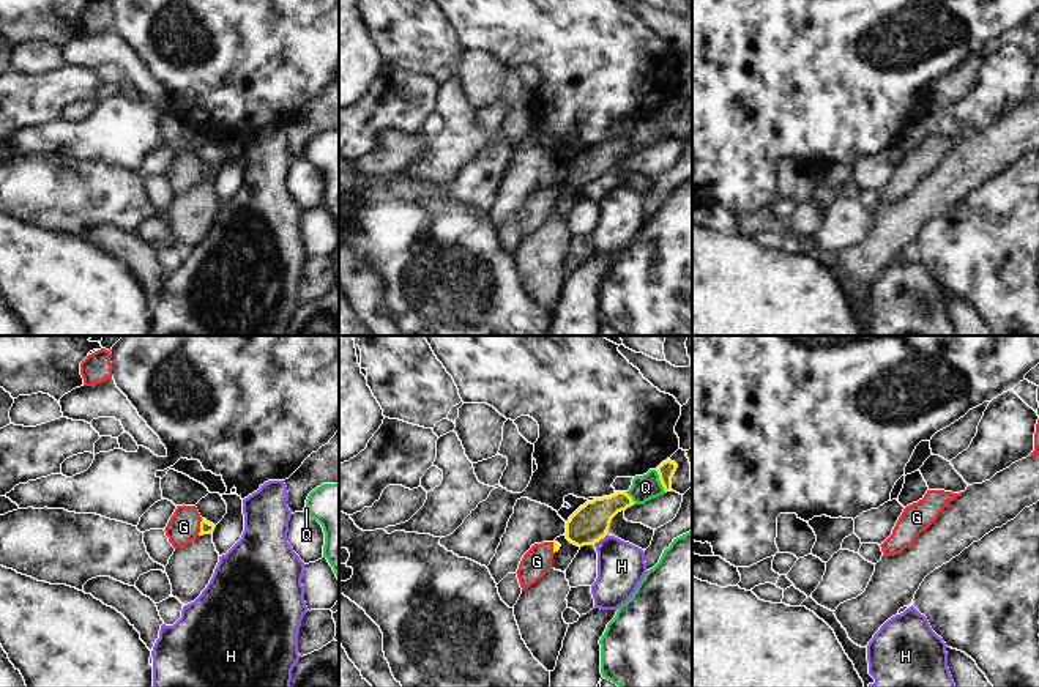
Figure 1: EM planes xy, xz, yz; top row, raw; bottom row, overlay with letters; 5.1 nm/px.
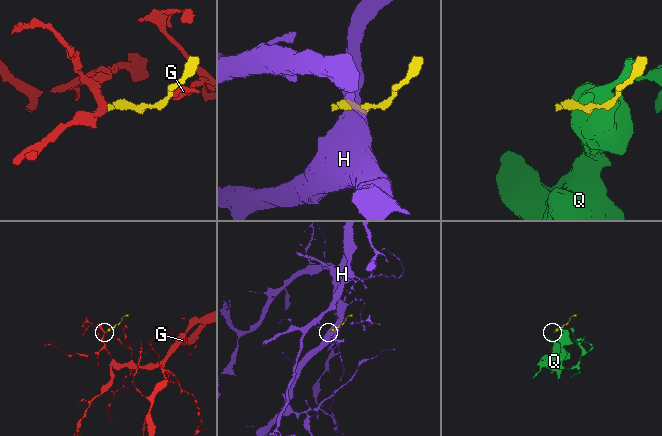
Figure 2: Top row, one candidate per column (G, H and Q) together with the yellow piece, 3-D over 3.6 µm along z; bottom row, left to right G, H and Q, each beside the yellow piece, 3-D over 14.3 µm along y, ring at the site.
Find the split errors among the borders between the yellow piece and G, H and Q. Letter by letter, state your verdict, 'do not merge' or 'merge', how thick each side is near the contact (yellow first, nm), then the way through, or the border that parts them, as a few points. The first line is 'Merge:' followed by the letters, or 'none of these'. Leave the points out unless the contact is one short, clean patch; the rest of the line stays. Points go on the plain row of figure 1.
Merge: G
G: merge; calibres 60 and 160 nm; way xy (205, 174), (201, 174), (183, 174)
H: do not merge; calibres 190 and 240 nm; border xz (607, 181), (593, 191)
Q: do not merge; calibres 90 and 130 nm; border xz (655, 117), (666, 139)

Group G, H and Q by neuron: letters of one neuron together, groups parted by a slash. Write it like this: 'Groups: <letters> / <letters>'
Groups: G / H / Q.

